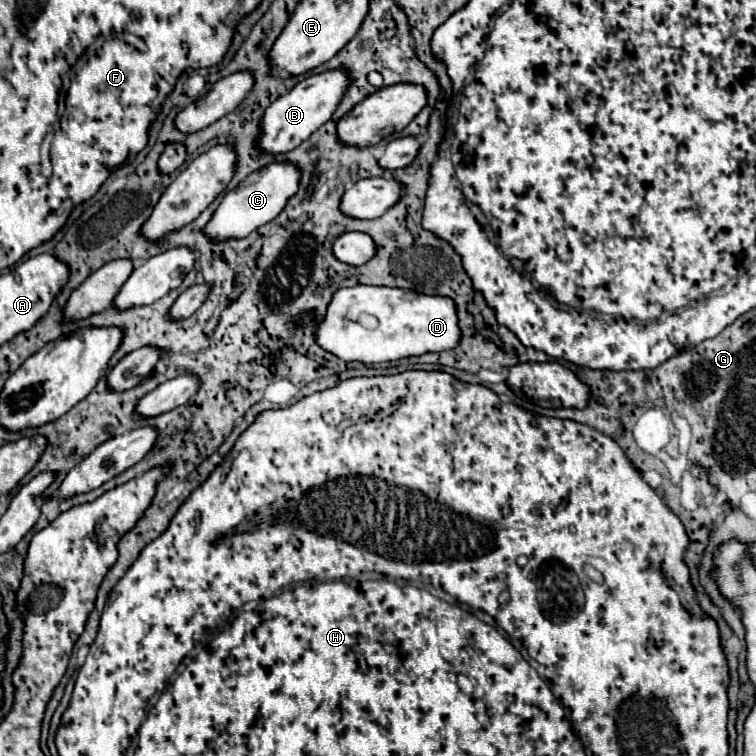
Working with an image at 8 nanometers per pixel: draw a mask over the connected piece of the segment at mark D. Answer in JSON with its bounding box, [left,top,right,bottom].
[317,285,461,365]

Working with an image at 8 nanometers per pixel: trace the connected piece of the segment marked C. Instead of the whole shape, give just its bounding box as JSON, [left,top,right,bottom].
[205,161,301,241]

